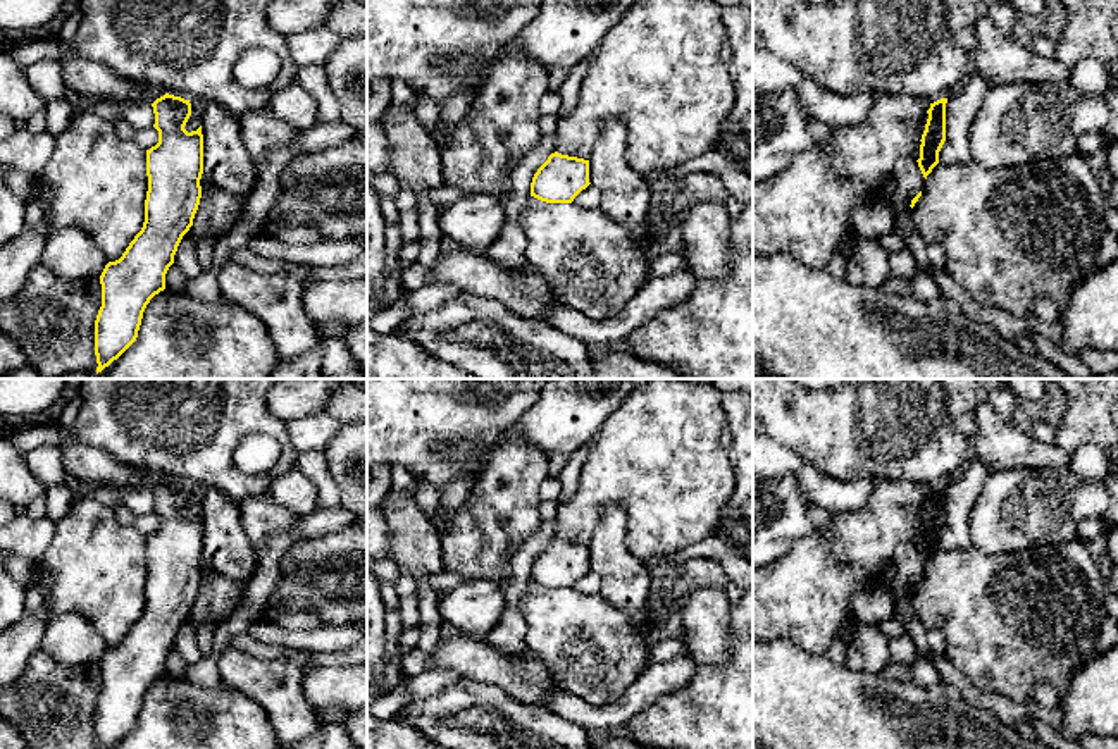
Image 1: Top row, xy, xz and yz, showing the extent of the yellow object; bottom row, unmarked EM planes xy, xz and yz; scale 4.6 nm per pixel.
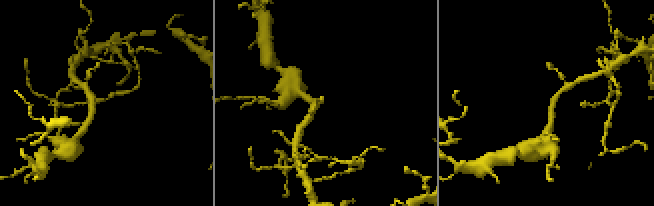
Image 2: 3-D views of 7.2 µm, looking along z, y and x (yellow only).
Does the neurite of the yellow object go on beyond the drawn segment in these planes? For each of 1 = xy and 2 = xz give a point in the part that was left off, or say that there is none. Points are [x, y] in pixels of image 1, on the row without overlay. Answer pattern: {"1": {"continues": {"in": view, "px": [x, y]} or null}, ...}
{"1": {"continues": null}, "2": {"continues": null}}

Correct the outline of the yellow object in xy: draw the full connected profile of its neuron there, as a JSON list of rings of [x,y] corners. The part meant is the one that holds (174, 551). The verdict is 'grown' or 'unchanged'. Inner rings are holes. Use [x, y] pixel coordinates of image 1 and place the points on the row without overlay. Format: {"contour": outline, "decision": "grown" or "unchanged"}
{"contour": [[[165,479],[152,492],[158,529],[146,535],[145,608],[122,642],[109,647],[100,661],[102,692],[95,706],[96,749],[112,749],[136,727],[143,697],[150,685],[165,675],[165,659],[174,649],[183,622],[193,611],[202,584],[203,520],[202,511],[191,518],[184,515],[191,501],[189,486]]], "decision": "unchanged"}

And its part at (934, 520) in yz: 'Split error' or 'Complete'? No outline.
Complete

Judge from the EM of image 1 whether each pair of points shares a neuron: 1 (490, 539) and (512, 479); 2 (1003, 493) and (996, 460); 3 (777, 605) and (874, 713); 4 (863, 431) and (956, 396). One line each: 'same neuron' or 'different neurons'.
1: same neuron
2: different neurons
3: different neurons
4: same neuron

